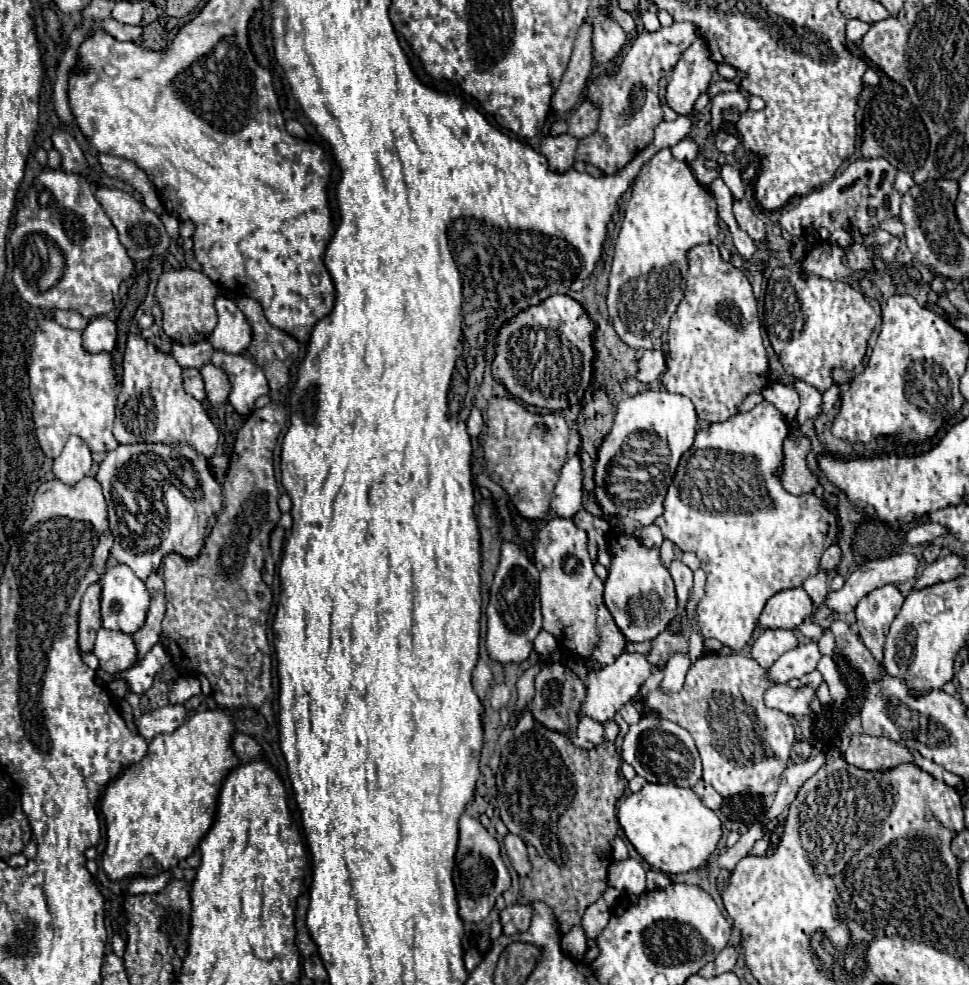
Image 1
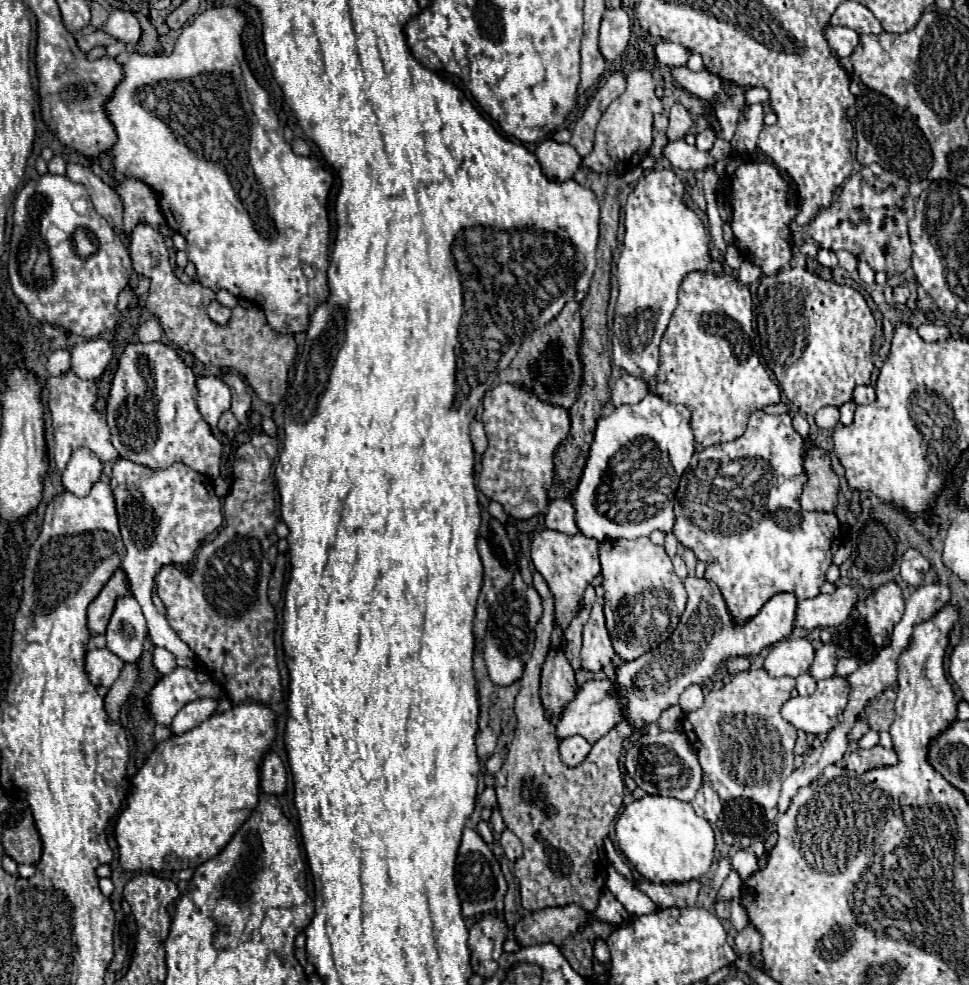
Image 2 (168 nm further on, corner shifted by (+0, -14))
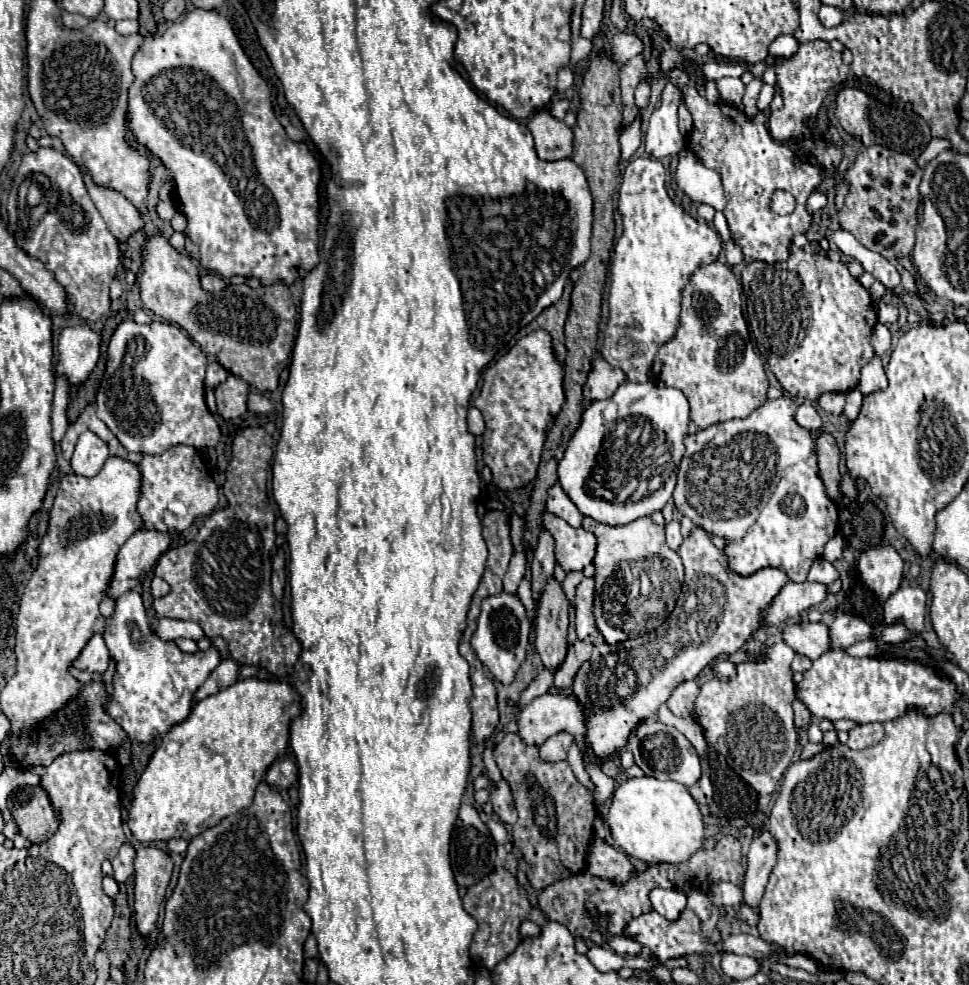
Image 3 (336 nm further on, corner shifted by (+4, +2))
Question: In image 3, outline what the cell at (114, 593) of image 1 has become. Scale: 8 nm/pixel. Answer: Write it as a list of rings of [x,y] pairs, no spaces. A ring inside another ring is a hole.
[[[126,592],[116,600],[114,614],[106,620],[104,640],[110,656],[116,662],[112,680],[112,694],[106,696],[106,712],[130,736],[148,744],[156,736],[164,736],[172,726],[184,722],[194,706],[194,694],[204,684],[208,674],[222,662],[218,648],[198,650],[194,654],[182,652],[176,642],[164,642],[150,628],[146,608],[138,592]]]

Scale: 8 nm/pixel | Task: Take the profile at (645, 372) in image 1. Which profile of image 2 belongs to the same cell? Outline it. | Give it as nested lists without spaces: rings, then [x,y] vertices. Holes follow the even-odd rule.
[[[622,374],[612,390],[612,402],[614,406],[620,404],[638,404],[648,394],[648,382],[640,380],[638,376]]]

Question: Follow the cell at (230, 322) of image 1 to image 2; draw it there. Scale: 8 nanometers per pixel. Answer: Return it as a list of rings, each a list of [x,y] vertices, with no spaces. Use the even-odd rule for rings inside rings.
[[[214,300],[214,302],[210,302],[210,306],[208,306],[208,316],[210,316],[216,324],[226,326],[228,320],[230,320],[230,316],[232,316],[232,310],[226,308],[226,306],[222,306],[222,304],[218,304],[218,302]]]

